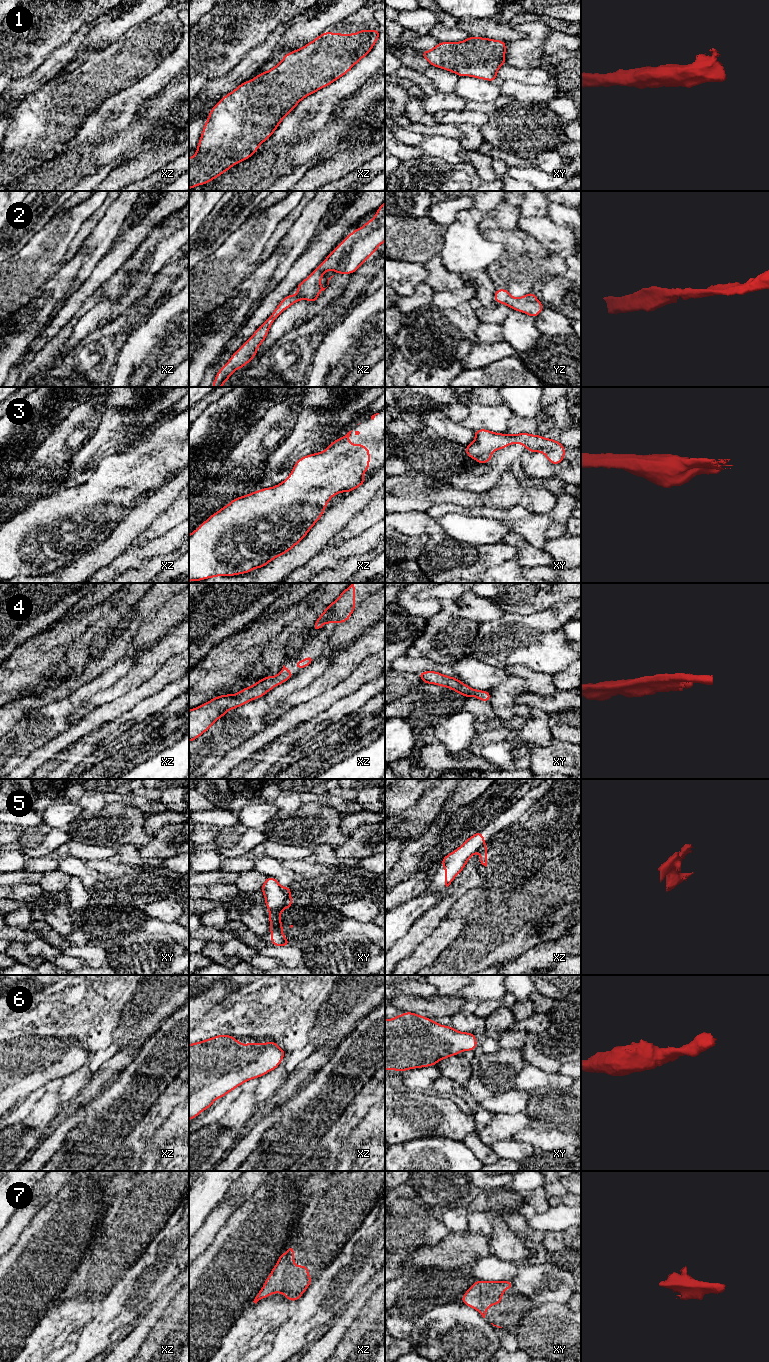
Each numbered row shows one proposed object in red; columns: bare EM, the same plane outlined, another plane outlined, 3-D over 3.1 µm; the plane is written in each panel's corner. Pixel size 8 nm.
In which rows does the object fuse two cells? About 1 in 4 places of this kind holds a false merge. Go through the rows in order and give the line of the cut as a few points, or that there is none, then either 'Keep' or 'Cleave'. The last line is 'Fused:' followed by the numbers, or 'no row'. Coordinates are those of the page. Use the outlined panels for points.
1: No split. Keep
2: No split. Keep
3: No split. Keep
4: No split. Keep
5: Split along xy (283, 888), (285, 902), (269, 910). Cleave
6: No split. Keep
7: No split. Keep
Fused: 5

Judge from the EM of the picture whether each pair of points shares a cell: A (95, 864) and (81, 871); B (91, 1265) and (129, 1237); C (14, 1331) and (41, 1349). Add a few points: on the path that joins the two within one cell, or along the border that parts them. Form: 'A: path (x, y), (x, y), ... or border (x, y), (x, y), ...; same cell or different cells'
A: border (68, 855), (84, 859), (88, 867), (99, 873); different cells
B: path (100, 1265), (120, 1245); same cell
C: border (40, 1320), (19, 1351); different cells

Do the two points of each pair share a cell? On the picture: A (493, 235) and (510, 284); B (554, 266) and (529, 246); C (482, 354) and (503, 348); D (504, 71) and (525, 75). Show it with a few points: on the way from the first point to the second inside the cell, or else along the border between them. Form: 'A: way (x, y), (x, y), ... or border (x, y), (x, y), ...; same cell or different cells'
A: way (507, 243), (510, 246), (510, 270); same cell
B: way (548, 263), (545, 263), (534, 252); same cell
C: way (487, 353), (498, 350); same cell
D: way (509, 72), (520, 74); same cell

